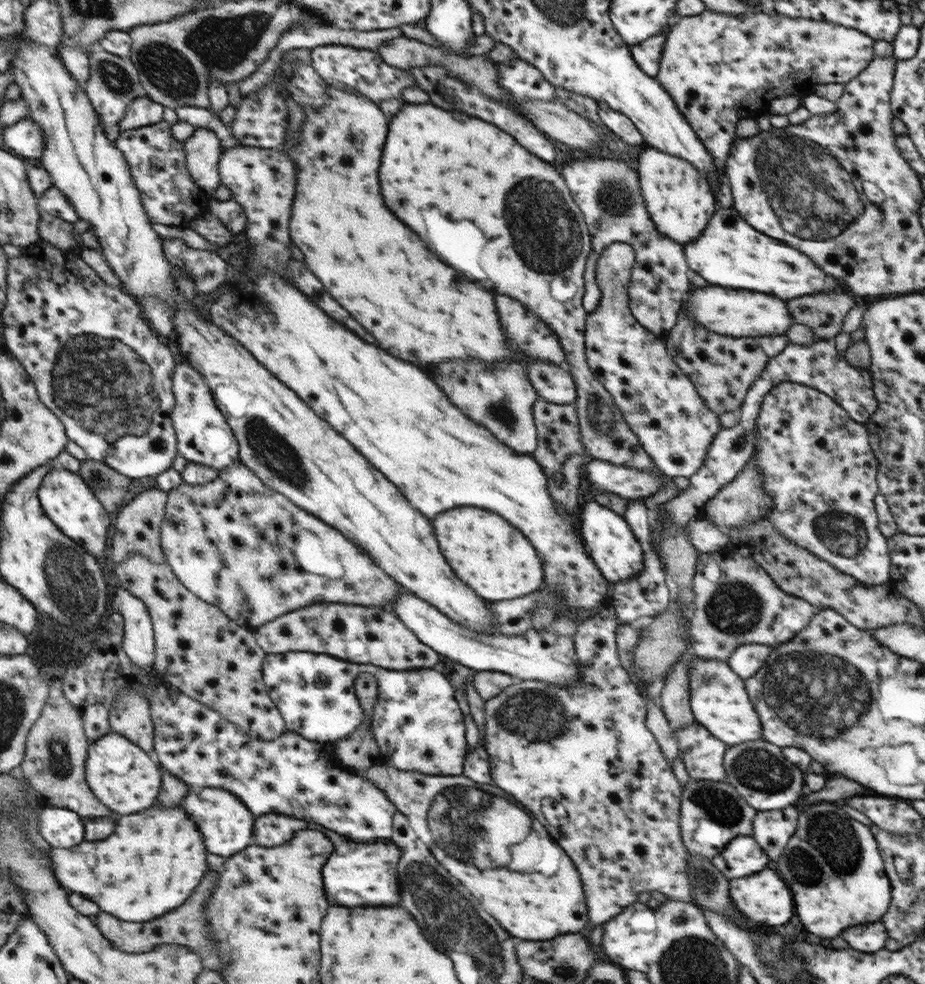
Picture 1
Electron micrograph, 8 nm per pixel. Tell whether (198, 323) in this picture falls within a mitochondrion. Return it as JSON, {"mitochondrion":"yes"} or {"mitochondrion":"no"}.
{"mitochondrion":"no"}

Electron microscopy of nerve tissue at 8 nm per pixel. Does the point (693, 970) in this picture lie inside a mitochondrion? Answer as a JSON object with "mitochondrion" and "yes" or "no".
{"mitochondrion":"yes"}

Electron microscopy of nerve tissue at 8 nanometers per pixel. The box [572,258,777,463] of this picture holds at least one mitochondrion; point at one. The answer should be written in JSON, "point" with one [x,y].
{"point":[599,418]}

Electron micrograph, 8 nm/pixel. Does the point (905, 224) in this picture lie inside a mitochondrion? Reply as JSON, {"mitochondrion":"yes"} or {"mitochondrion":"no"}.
{"mitochondrion":"no"}

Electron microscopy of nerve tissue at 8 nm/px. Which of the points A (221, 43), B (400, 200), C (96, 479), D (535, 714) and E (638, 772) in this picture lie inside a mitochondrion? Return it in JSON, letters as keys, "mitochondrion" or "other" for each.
{"A":"mitochondrion","B":"mitochondrion","C":"mitochondrion","D":"mitochondrion","E":"other"}

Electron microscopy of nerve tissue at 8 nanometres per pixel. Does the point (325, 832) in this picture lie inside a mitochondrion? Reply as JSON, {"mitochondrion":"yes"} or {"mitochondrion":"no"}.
{"mitochondrion":"no"}

